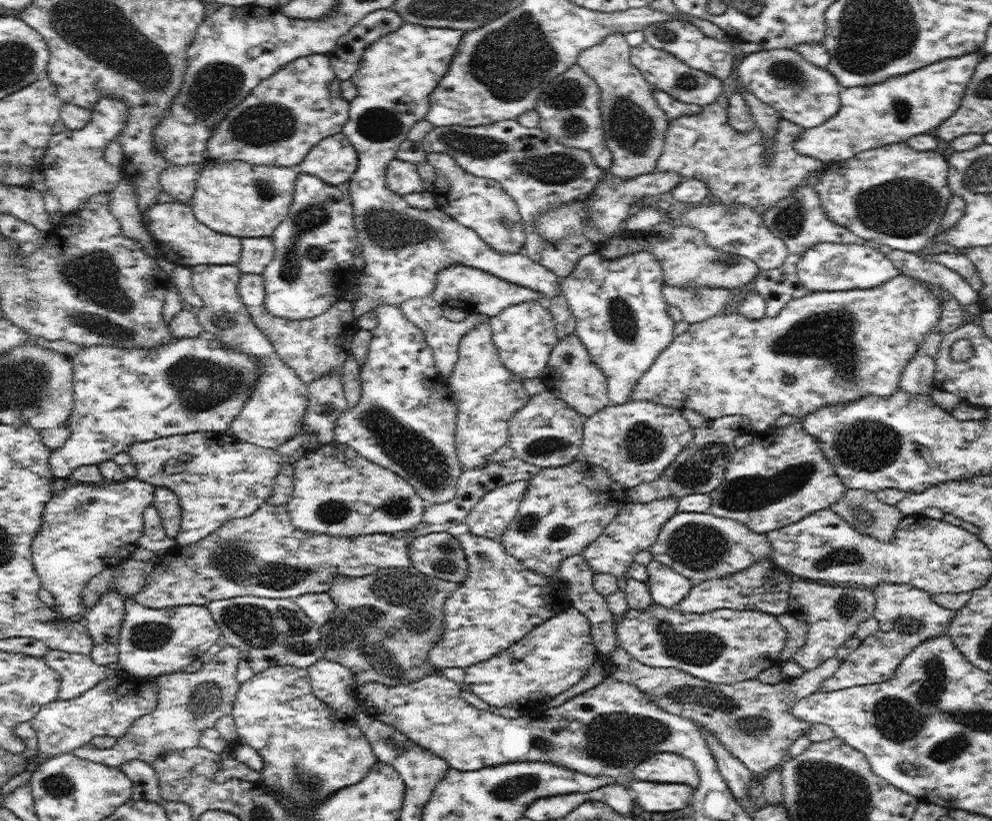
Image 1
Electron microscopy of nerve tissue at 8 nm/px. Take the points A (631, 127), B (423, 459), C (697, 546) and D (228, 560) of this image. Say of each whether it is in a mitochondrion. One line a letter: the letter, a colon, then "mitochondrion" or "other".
A: mitochondrion
B: mitochondrion
C: mitochondrion
D: mitochondrion

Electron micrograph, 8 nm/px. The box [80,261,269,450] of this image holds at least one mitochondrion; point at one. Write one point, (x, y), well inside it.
(199, 385)

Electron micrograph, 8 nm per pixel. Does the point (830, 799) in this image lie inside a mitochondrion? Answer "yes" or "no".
yes

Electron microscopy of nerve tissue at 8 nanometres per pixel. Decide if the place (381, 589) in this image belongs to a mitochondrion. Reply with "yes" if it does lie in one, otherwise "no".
yes

